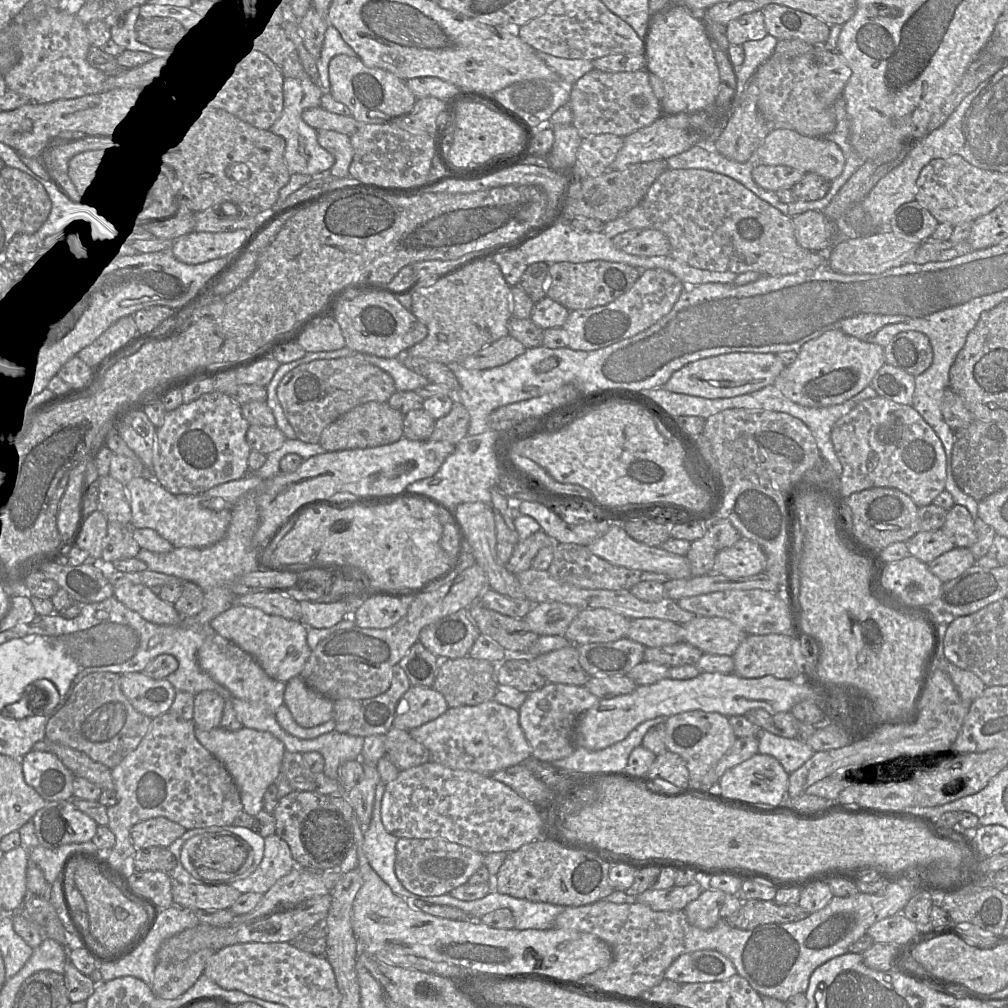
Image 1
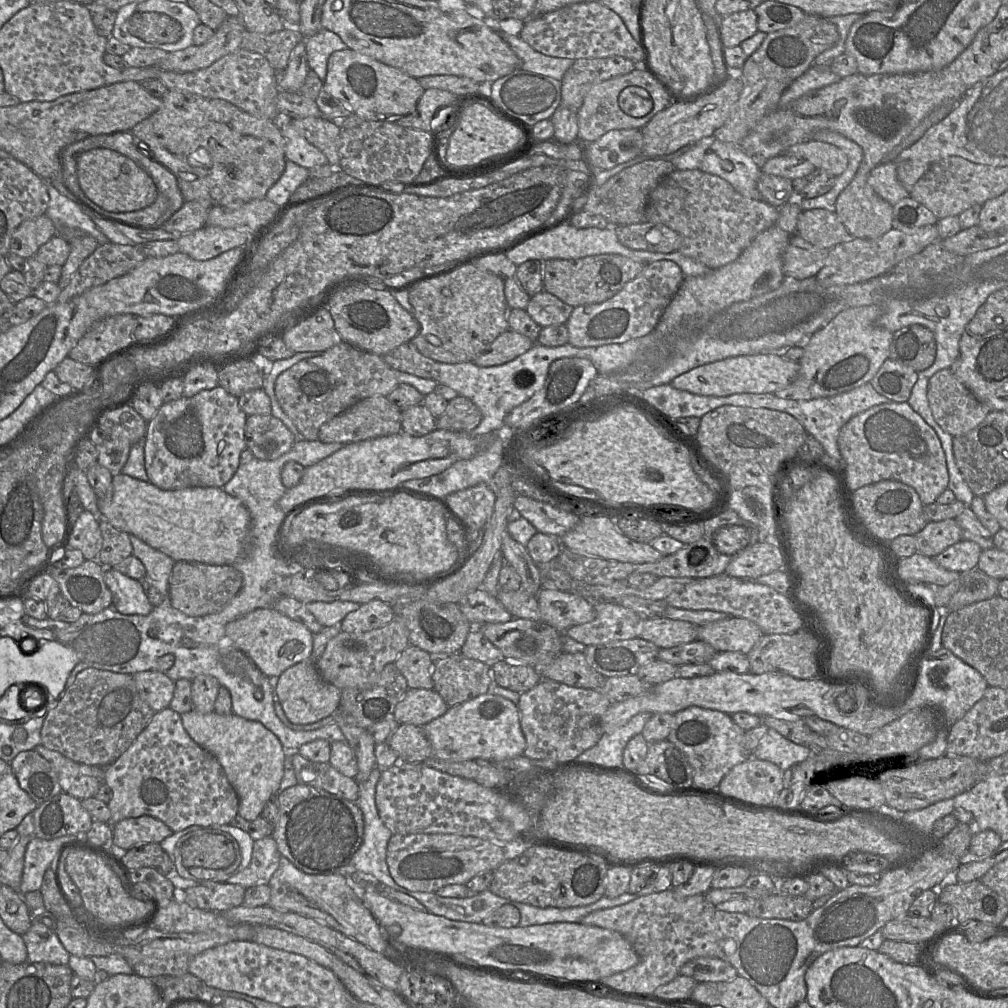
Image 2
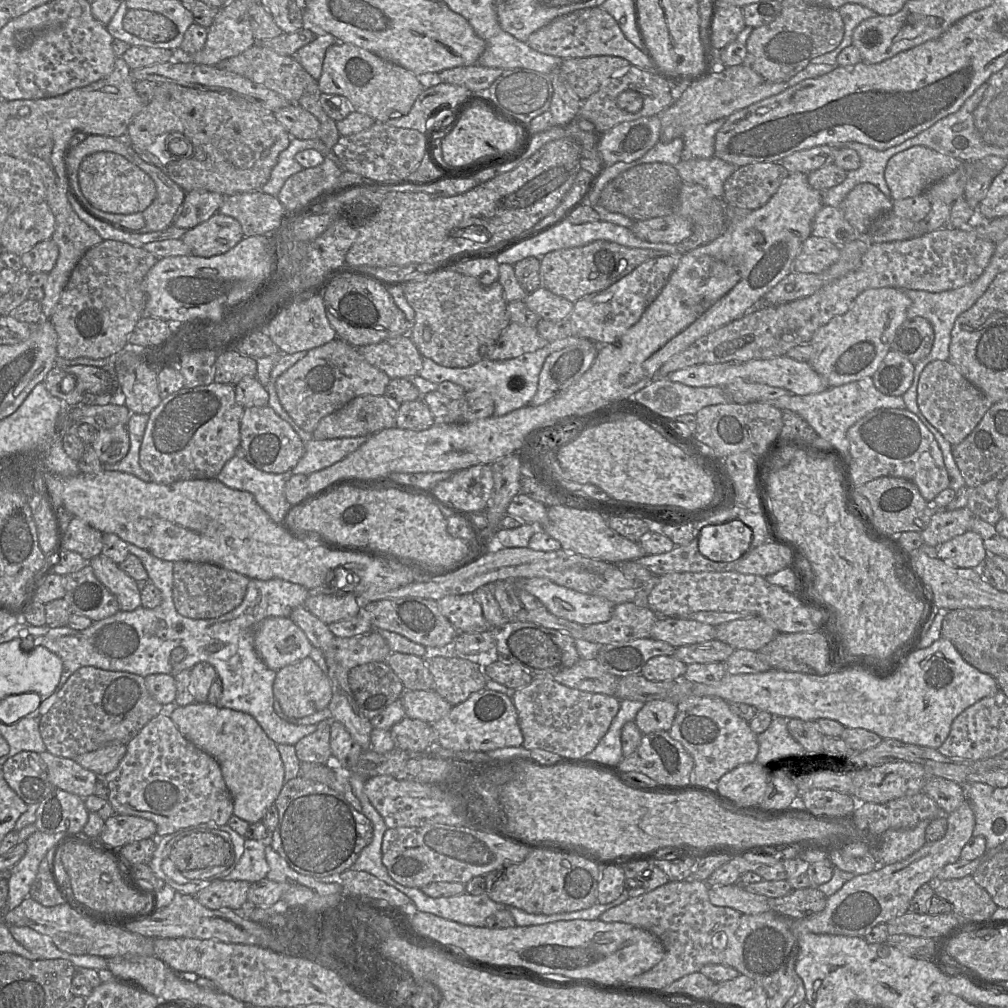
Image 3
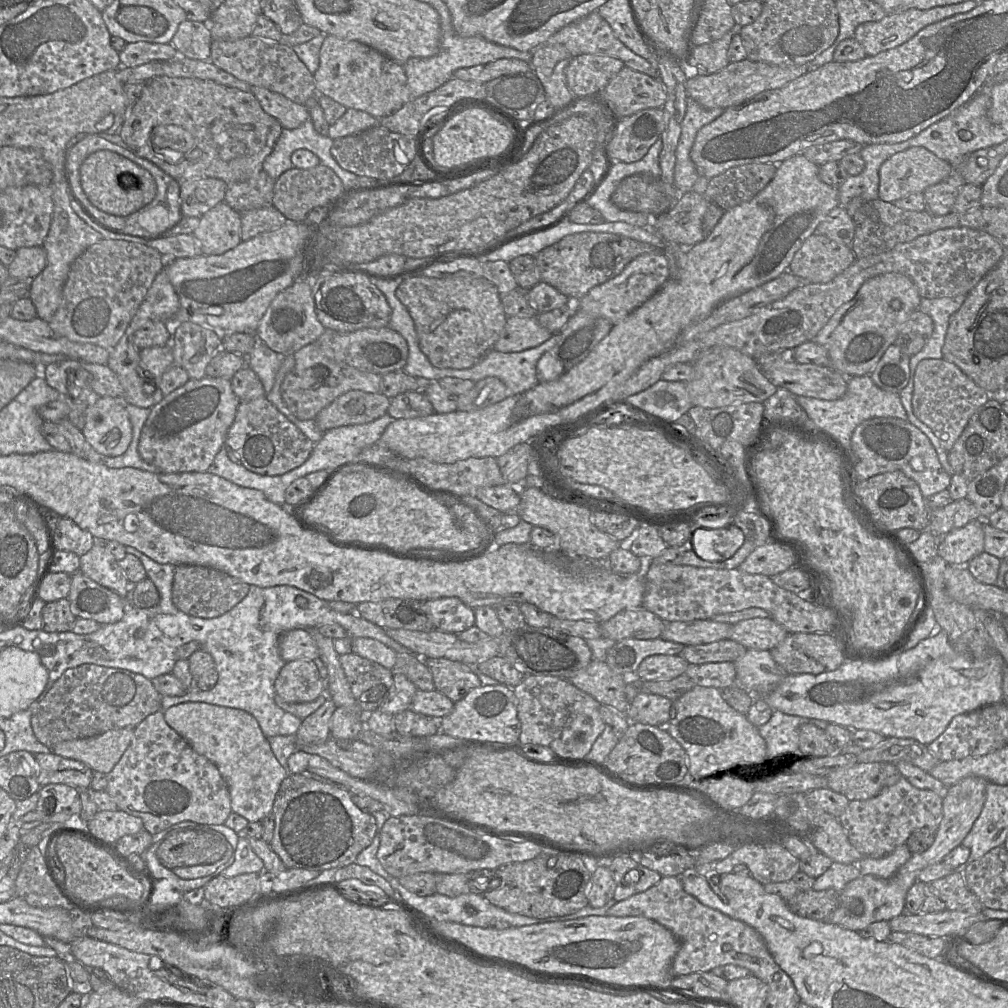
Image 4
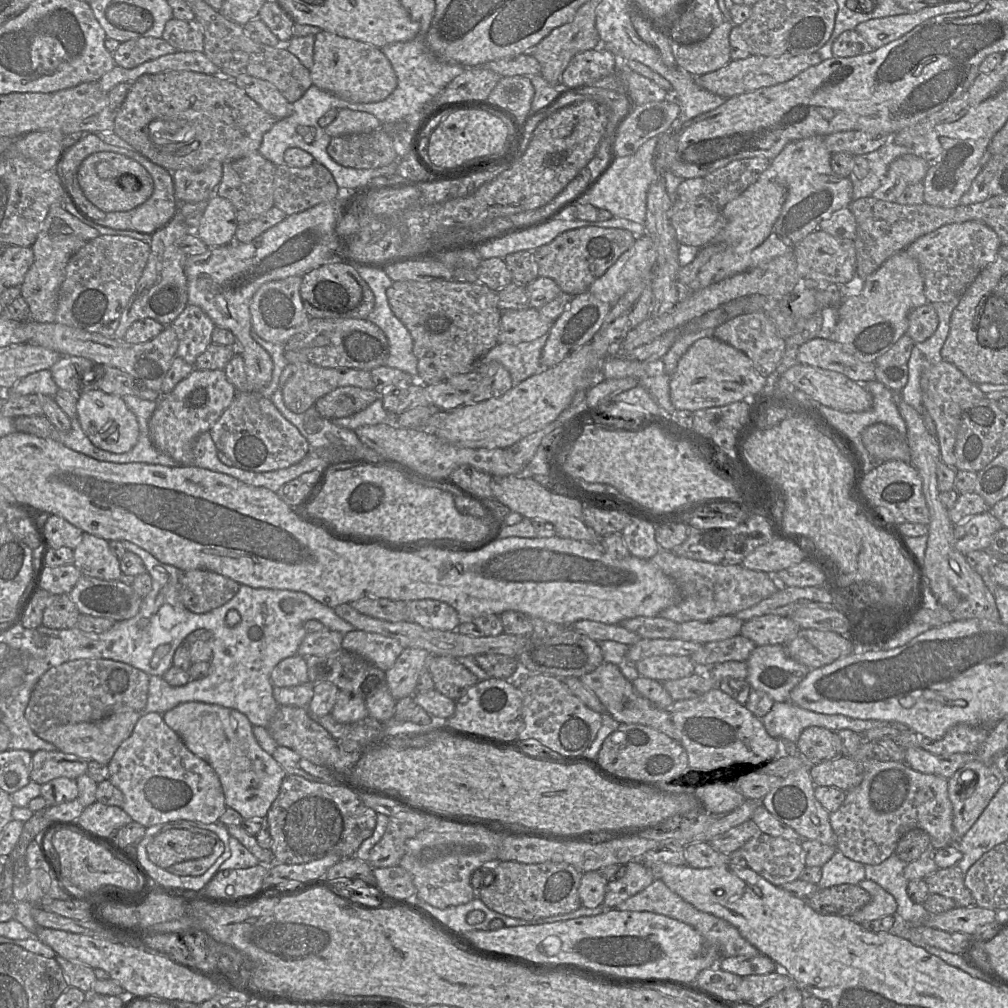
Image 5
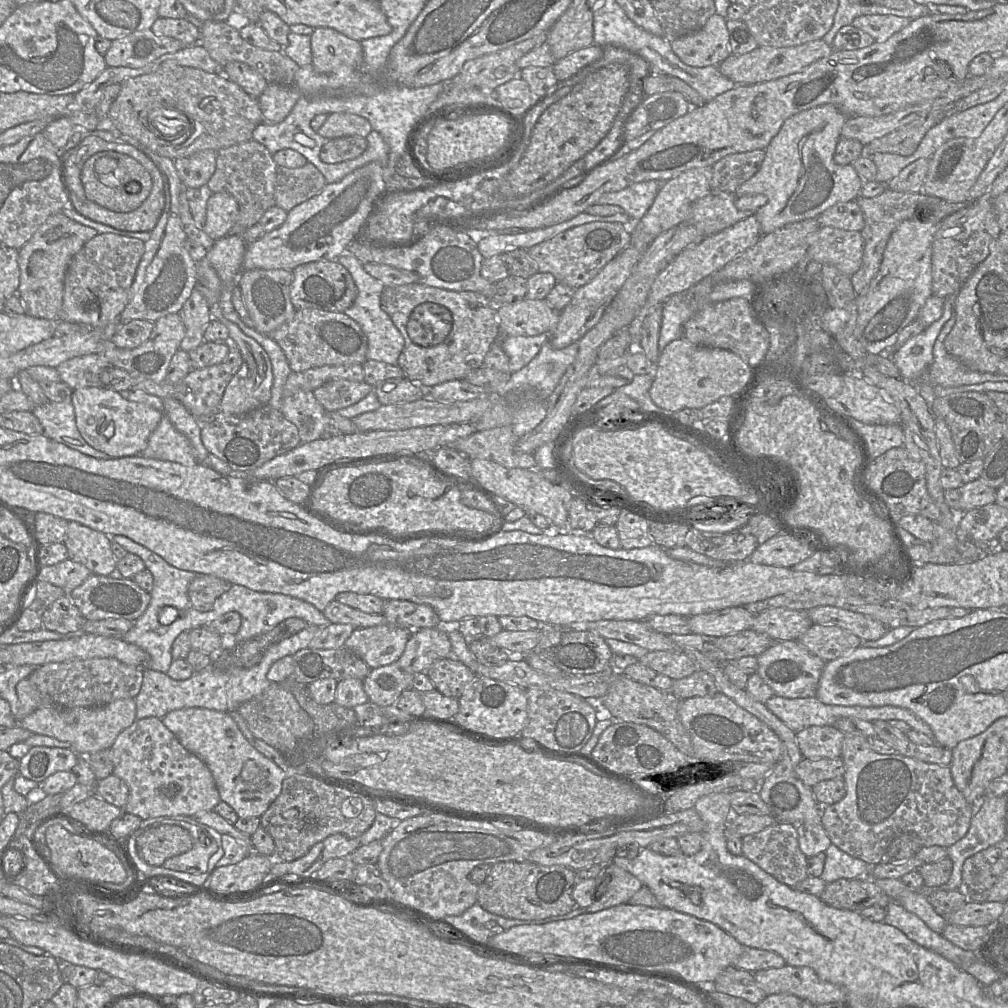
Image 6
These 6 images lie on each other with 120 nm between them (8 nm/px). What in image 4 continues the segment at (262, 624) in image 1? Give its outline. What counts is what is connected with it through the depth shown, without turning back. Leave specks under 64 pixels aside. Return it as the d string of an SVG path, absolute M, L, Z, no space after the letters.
M293 629L279 638L279 654L285 662L293 660L315 660L318 647L310 630Z

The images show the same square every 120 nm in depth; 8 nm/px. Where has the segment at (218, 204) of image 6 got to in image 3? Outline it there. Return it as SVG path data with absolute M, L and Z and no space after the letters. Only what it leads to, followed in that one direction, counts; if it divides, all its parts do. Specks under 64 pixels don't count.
M220 212L186 231L181 238L194 256L209 258L224 254L244 238L241 224Z

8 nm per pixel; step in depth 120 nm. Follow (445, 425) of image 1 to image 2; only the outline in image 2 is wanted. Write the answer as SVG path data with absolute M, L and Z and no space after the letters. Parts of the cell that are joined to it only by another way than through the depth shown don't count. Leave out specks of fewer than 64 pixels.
M458 395L448 401L444 413L436 419L436 429L471 433L481 420L480 409L470 399Z

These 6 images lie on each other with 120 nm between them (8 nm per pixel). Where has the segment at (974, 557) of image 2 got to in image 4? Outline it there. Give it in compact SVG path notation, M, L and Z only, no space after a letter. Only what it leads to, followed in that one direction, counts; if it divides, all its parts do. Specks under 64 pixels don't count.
M981 518L972 520L965 526L953 529L942 538L939 538L938 556L948 565L966 566L971 559L984 552L983 521L986 520Z

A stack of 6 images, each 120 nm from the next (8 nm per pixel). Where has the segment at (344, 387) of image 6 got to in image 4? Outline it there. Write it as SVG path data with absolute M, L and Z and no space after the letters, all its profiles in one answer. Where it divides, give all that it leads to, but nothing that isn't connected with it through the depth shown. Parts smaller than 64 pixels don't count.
M351 390L323 408L315 421L322 432L341 426L370 423L387 413L390 401L380 393Z

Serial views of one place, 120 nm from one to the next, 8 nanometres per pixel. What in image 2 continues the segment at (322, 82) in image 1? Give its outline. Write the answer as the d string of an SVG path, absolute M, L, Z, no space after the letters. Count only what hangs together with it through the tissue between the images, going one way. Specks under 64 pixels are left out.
M321 29L315 35L305 37L304 42L309 70L315 72L324 83L329 56L333 52L348 49L348 46L337 34L327 29Z

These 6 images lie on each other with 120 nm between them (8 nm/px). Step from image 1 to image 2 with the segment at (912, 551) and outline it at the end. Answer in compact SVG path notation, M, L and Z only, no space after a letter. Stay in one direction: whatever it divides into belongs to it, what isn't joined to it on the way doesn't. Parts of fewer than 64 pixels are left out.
M956 519L928 521L915 537L916 552L934 558L948 547L962 540Z

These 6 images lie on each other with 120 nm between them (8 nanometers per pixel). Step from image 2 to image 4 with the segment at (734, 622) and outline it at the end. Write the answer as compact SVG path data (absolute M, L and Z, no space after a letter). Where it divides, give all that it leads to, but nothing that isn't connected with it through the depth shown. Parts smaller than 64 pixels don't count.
M756 617L733 624L729 629L729 639L748 650L771 651L788 635L784 626L769 617Z

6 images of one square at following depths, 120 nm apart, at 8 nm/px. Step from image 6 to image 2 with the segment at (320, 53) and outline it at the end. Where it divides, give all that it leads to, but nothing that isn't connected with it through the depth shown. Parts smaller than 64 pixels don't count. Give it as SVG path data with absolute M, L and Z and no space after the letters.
M348 48L329 56L323 91L343 102L363 121L392 123L415 110L424 88L404 72Z

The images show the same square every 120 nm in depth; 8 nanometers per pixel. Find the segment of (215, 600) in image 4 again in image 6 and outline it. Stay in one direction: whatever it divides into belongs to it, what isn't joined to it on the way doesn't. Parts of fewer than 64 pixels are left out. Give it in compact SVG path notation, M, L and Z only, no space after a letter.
M197 574L188 587L188 596L194 609L206 612L212 609L215 600L229 590L232 583L221 578Z

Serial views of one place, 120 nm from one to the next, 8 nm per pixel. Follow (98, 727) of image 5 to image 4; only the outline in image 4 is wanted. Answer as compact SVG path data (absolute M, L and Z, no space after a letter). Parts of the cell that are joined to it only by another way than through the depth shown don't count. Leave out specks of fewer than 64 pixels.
M121 728L92 737L62 741L53 747L53 752L80 761L93 771L108 774L129 747L133 733L132 728Z

